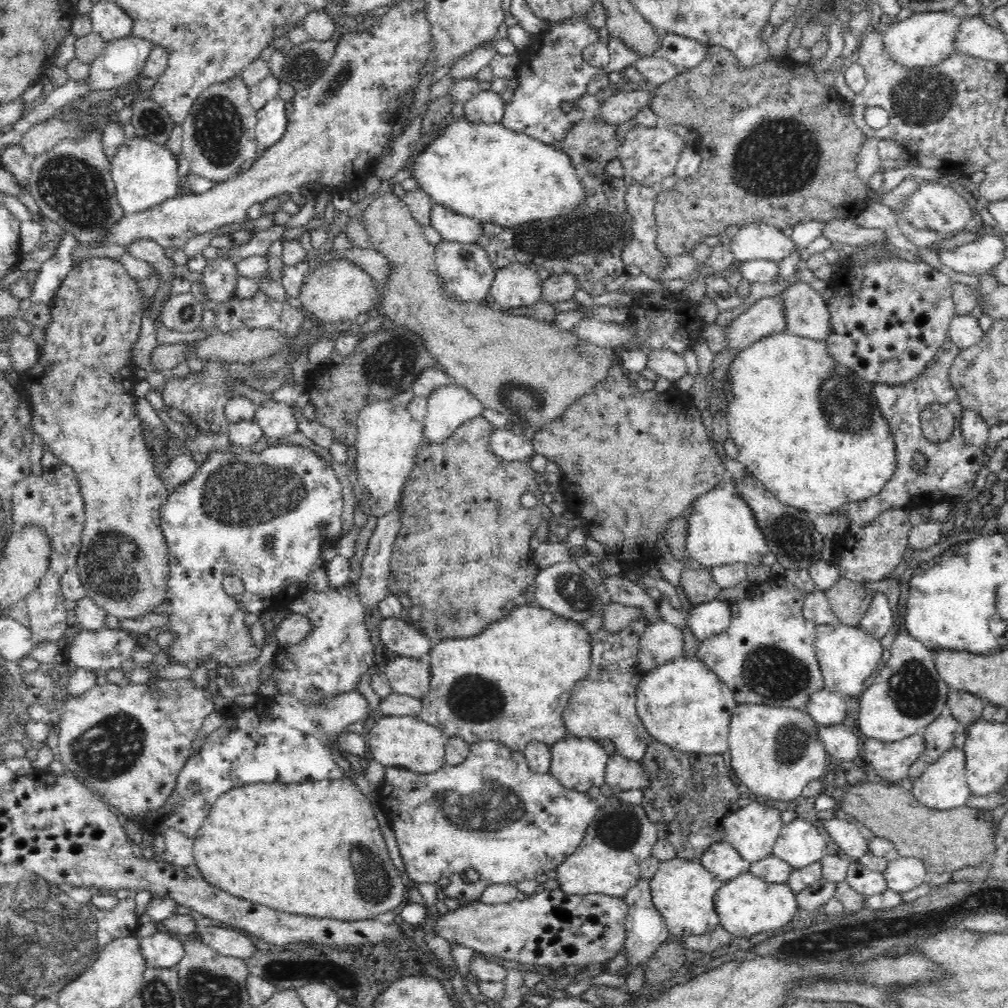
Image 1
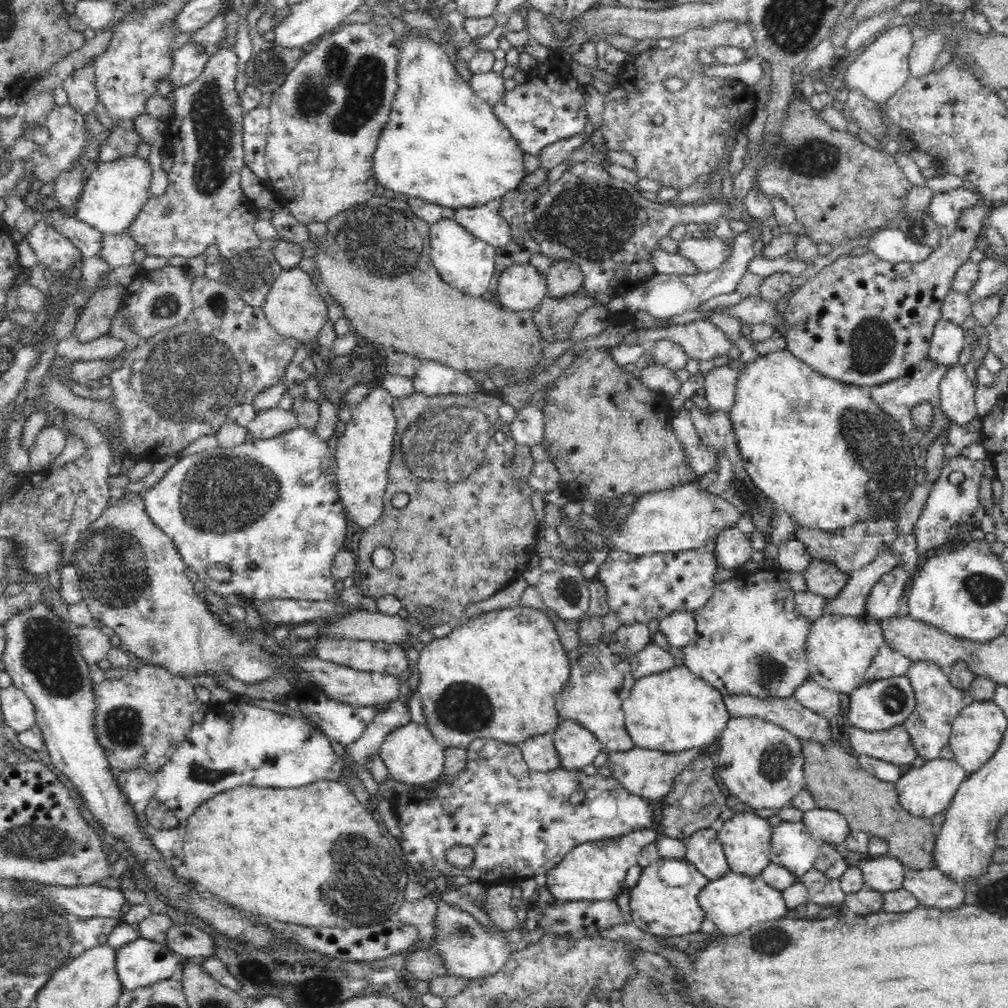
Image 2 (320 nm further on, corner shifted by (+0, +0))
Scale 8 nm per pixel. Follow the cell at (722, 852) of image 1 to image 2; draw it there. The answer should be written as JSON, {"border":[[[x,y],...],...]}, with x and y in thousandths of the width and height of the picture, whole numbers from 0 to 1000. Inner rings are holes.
{"border":[[[704,820],[692,823],[692,826],[688,826],[680,834],[682,841],[680,852],[690,858],[690,861],[703,873],[716,871],[727,864],[712,832],[712,826],[711,821]]]}

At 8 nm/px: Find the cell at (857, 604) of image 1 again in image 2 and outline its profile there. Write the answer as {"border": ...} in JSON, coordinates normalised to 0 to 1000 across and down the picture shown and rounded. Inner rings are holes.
{"border":[[[809,555],[797,570],[802,586],[820,597],[831,594],[843,575],[843,570],[834,567],[829,562]]]}

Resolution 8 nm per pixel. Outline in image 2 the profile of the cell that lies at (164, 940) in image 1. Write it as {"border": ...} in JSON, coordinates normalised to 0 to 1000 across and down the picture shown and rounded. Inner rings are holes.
{"border":[[[141,930],[115,944],[115,960],[123,982],[177,968],[182,953],[167,938]]]}

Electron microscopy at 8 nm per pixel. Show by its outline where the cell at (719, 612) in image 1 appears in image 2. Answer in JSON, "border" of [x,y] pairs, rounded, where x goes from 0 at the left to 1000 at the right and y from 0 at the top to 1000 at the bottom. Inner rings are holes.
{"border":[[[674,605],[654,616],[654,626],[659,629],[664,641],[677,644],[690,631],[688,606]]]}

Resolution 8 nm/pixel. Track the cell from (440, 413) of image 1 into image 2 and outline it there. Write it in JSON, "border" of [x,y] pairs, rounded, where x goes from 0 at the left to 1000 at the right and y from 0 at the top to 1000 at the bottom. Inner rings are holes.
{"border":[[[420,357],[410,380],[412,387],[425,395],[433,393],[468,393],[476,391],[476,381],[458,368]]]}

